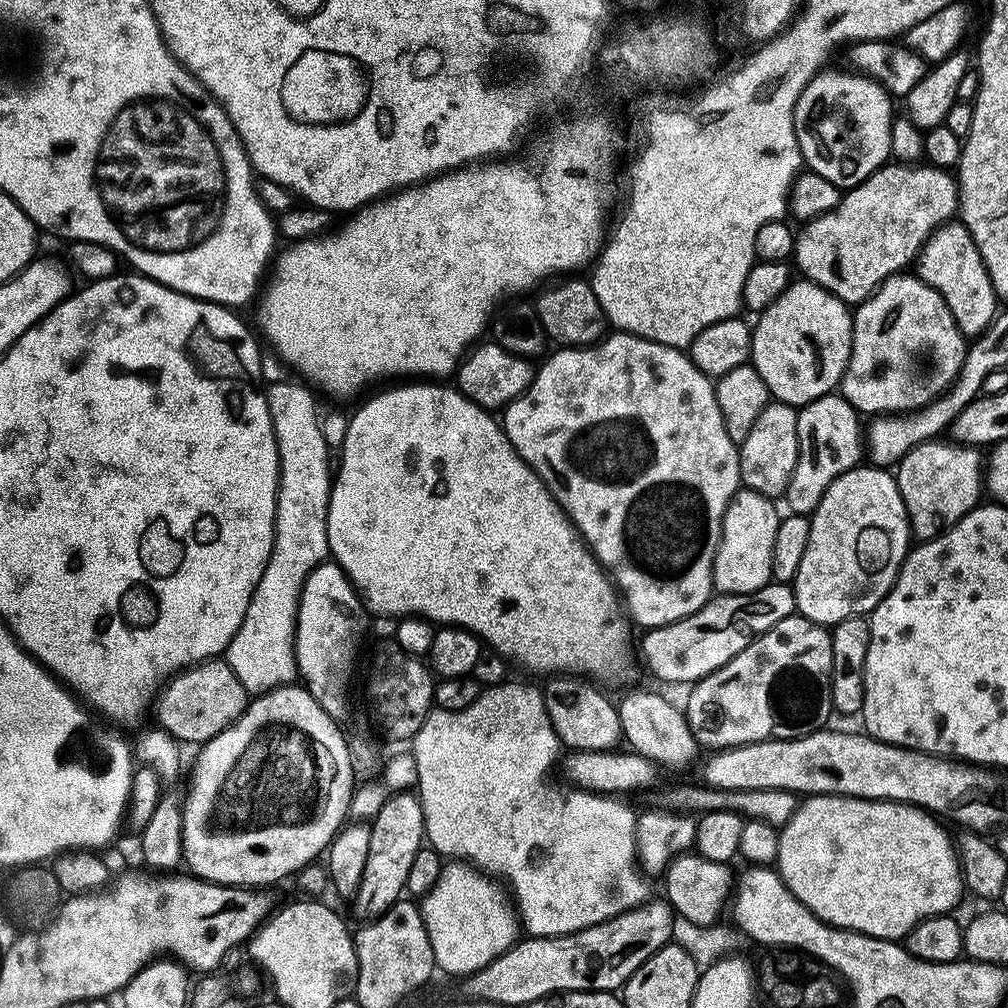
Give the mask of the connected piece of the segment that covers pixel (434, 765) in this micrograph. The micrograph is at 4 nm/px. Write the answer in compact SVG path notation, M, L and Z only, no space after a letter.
M500 684L497 688L481 691L478 702L474 702L474 706L470 706L470 710L462 710L461 712L442 712L439 710L433 710L429 712L426 722L422 726L422 730L418 730L416 739L411 741L410 753L413 758L417 760L418 768L418 795L420 800L424 804L424 831L426 833L427 843L436 851L440 856L447 858L452 862L463 862L472 865L474 868L480 869L481 872L493 877L499 878L501 881L508 880L507 887L510 889L511 895L514 897L514 907L518 913L518 919L522 925L523 931L527 933L529 937L540 937L542 939L554 939L558 936L572 936L576 932L582 932L590 927L596 927L600 923L610 922L612 919L618 918L620 915L625 915L627 912L632 912L636 908L641 908L649 903L652 895L652 888L649 877L642 874L641 869L637 867L638 857L636 855L636 821L638 819L637 813L631 812L626 805L623 804L623 799L613 798L608 794L597 794L594 792L586 792L582 788L575 786L563 786L564 788L555 788L554 785L548 781L548 775L552 772L552 767L557 767L558 761L562 756L562 745L559 738L556 736L554 726L551 724L550 714L547 713L547 704L544 701L545 693L540 688L527 688L524 684Z

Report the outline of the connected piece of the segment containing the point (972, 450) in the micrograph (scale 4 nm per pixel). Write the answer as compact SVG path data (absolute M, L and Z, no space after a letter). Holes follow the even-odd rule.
M929 442L918 445L907 453L895 469L894 475L902 502L906 502L908 517L912 523L912 535L917 541L936 540L944 532L949 532L962 518L981 507L986 496L986 460L975 447L948 442ZM928 515L928 532L920 521L920 516Z

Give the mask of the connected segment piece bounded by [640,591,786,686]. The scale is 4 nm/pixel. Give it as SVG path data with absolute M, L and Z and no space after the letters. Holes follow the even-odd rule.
M767 591L749 596L717 595L702 610L698 610L698 614L665 628L651 629L640 648L649 670L664 684L687 686L696 685L708 675L722 670L786 616L783 606L768 600L768 595ZM767 616L770 620L764 620Z

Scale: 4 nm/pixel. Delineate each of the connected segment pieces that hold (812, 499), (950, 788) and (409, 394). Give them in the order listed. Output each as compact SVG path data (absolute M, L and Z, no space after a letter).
M840 394L818 398L818 402L799 409L799 414L798 466L794 466L794 478L790 478L786 503L791 515L811 518L818 506L822 506L826 490L830 490L842 474L861 467L866 456L866 428L860 425L861 413Z
M823 730L809 734L806 737L799 737L796 740L770 740L770 741L762 741L758 742L754 745L743 745L740 748L730 748L724 751L713 751L711 755L708 757L709 760L704 764L704 780L703 783L710 788L721 788L723 792L765 792L766 790L782 790L783 792L794 792L797 796L801 798L811 798L814 796L849 796L850 798L854 798L855 800L887 800L890 804L908 804L911 808L923 808L925 812L937 817L937 818L945 818L944 816L949 816L950 819L954 820L956 823L961 824L959 827L961 829L967 830L969 832L978 832L981 834L991 833L991 828L996 828L1000 823L1004 820L1004 812L1000 808L996 808L996 804L992 801L992 795L995 794L996 791L999 790L1000 784L996 781L997 773L995 771L989 770L984 766L973 766L967 762L957 762L951 758L945 758L942 756L931 756L930 754L926 754L925 752L915 752L914 750L910 750L909 748L899 748L898 746L894 746L893 744L884 744L881 740L873 740L871 736L867 734L861 734L861 736L855 736L852 732L830 732L831 730Z
M404 382L401 388L388 388L385 392L380 392L377 396L372 396L356 413L352 416L352 421L348 424L348 433L344 436L344 457L340 460L340 472L335 473L334 483L332 485L332 501L329 503L329 546L331 548L331 559L339 564L341 570L352 580L356 591L360 593L365 605L373 613L380 616L396 616L395 618L419 618L421 620L431 620L437 626L451 626L454 628L463 628L472 632L480 641L490 649L493 648L500 656L505 656L508 660L513 660L516 664L521 664L528 672L541 672L545 678L559 677L561 674L567 674L569 677L594 678L597 676L600 680L628 680L632 676L632 656L628 653L628 628L629 621L626 619L625 609L622 607L621 597L618 595L618 589L612 583L607 572L601 568L600 563L596 561L596 556L589 550L588 545L584 543L580 533L576 531L568 515L564 513L558 501L552 497L552 492L544 483L531 466L521 458L510 438L502 427L501 421L493 413L485 408L480 408L472 400L466 399L455 387L443 388L445 385L440 382Z

